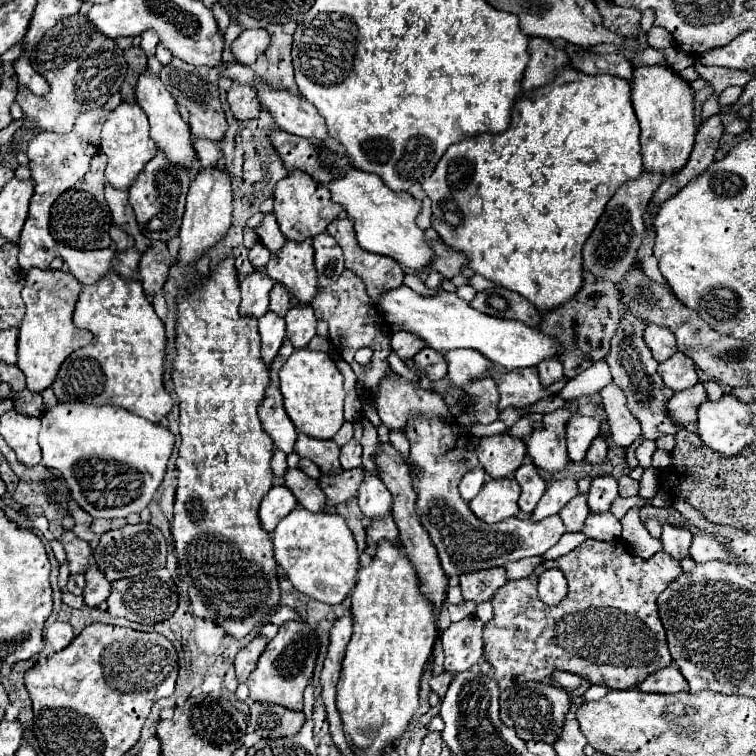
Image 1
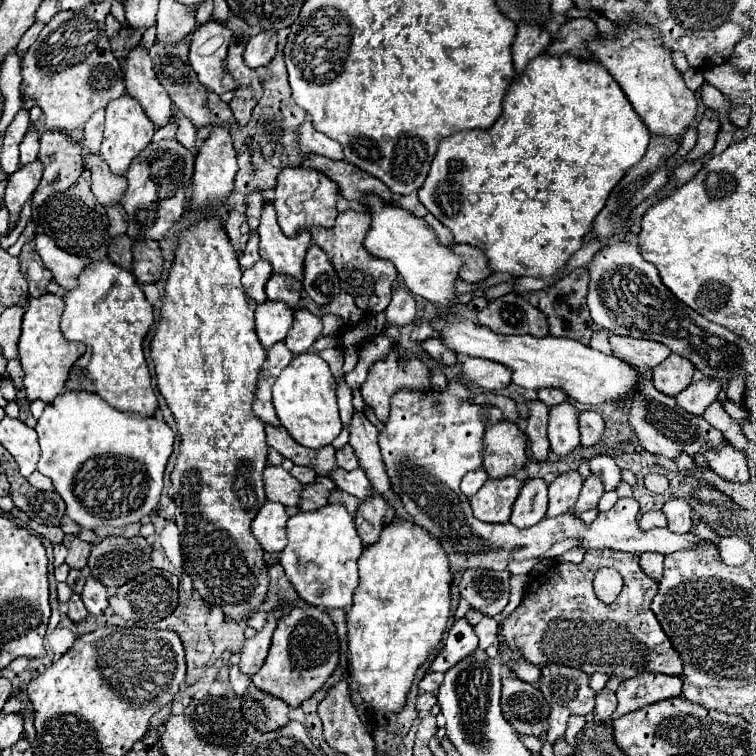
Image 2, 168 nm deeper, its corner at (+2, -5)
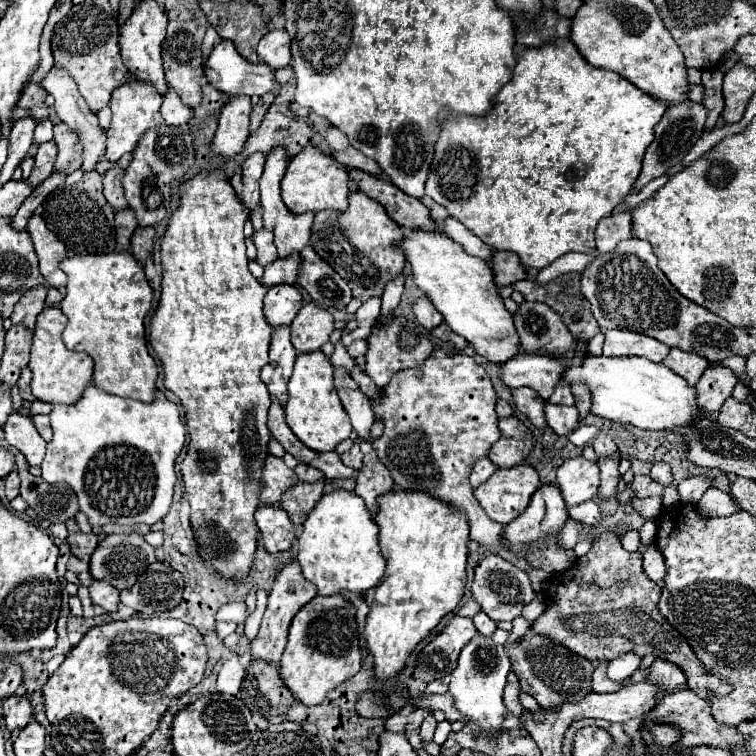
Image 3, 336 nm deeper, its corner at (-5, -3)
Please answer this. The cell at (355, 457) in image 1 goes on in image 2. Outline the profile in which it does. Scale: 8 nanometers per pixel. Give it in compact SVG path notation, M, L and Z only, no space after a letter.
M345 444L343 448L337 450L337 466L343 468L343 470L355 470L355 468L359 468L357 456L355 456L351 444Z

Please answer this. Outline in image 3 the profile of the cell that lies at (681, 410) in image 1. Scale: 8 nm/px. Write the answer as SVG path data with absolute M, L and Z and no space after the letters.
M720 362L710 364L696 384L698 404L706 412L718 412L724 400L732 394L736 382L738 382L738 376L730 368L722 366Z

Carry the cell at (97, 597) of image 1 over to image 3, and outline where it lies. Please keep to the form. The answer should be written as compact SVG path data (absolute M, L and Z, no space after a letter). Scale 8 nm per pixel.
M94 580L90 586L90 598L96 606L100 606L106 612L116 612L118 608L118 590L114 586L110 586L108 582L100 582Z

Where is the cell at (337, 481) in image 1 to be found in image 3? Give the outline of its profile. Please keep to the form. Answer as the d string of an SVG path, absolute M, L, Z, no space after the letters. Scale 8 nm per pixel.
M324 480L312 484L298 482L286 494L282 494L280 506L288 512L292 524L302 524L308 518L310 510L318 504L318 498L322 498L322 488L324 488Z

